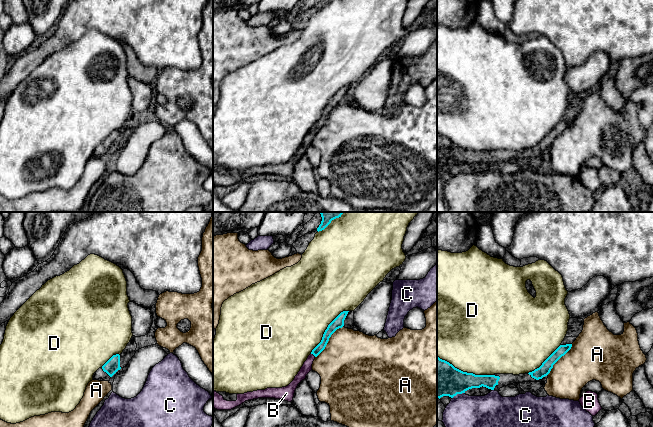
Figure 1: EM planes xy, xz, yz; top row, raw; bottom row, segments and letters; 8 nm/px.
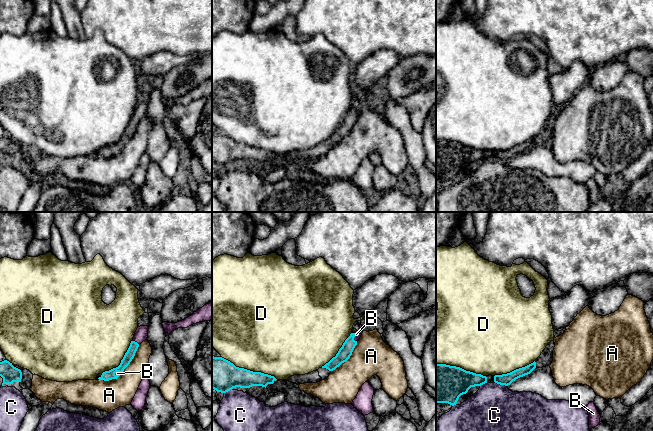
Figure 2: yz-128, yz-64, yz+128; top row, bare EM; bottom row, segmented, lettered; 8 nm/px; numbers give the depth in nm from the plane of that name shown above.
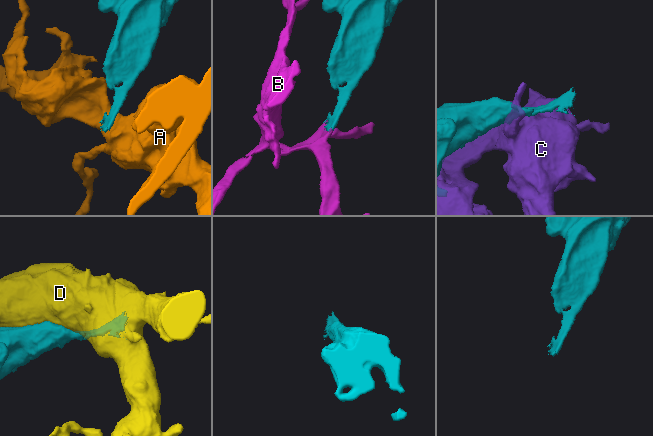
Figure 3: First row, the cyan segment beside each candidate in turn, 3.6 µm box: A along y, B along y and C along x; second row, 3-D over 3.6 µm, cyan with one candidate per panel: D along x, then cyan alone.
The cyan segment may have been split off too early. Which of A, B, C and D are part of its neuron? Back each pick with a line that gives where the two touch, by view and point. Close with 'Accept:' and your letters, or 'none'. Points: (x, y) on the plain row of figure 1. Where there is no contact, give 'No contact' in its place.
B: Touches cyan at xz (313, 130)
Accept: B

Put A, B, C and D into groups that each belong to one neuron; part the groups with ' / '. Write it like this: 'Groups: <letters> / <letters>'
Groups: A / B / C / D

